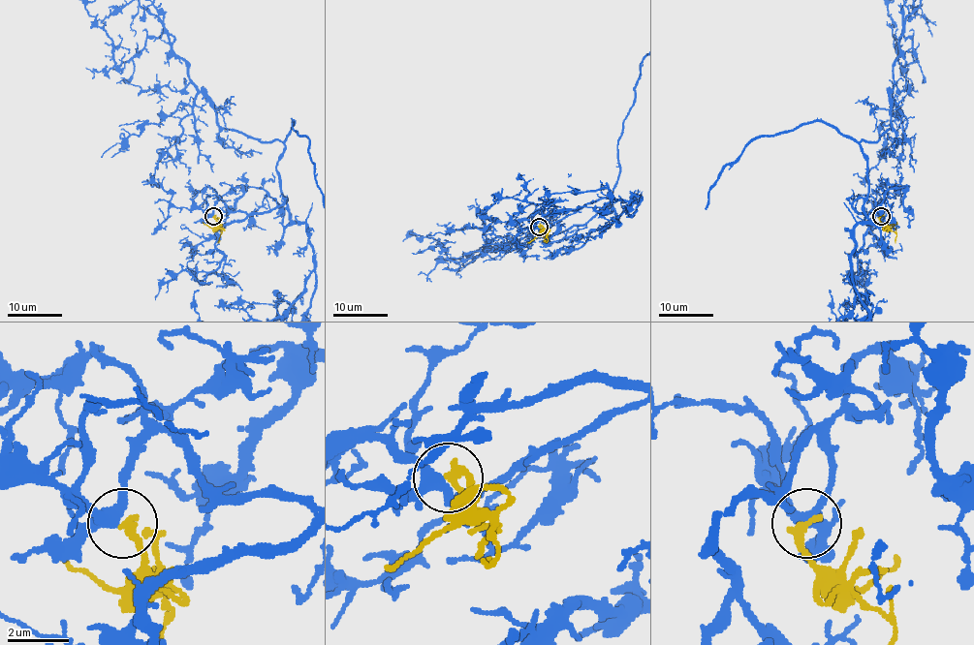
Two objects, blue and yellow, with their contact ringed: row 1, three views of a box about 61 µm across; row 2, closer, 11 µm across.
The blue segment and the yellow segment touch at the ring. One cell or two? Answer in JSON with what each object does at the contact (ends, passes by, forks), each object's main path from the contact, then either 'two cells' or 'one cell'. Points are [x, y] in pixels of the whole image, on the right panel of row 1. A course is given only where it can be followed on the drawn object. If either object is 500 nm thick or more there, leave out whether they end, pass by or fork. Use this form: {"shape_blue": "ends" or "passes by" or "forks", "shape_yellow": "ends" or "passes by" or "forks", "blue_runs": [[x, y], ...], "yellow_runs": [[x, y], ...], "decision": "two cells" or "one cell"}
{"shape_blue": "forks", "shape_yellow": "ends", "yellow_runs": [[881, 216], [881, 222], [895, 232], [895, 242]], "decision": "one cell"}

